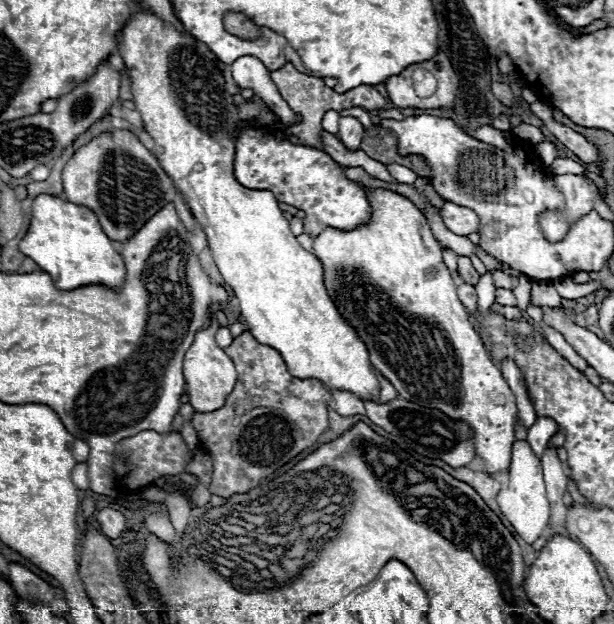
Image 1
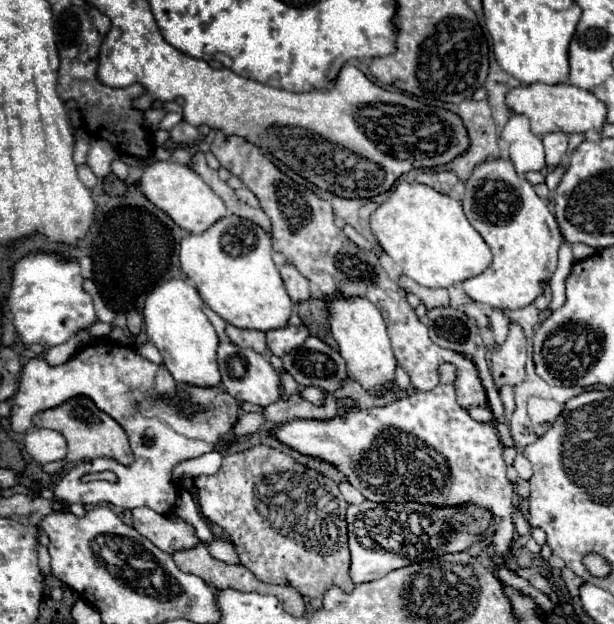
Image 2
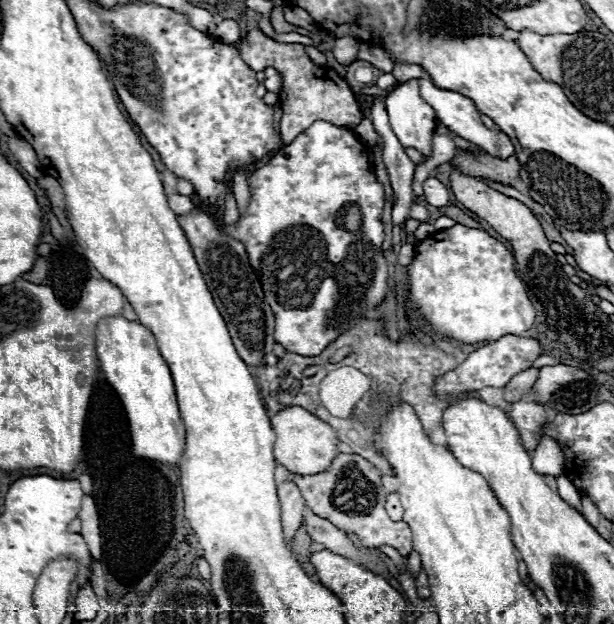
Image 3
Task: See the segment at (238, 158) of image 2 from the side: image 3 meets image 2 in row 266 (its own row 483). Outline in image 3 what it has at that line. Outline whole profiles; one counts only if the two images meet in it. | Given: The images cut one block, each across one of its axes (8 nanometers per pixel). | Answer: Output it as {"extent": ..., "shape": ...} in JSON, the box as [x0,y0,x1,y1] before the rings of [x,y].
{"extent":[292,454,412,558],"shape":[[[338,454],[332,462],[332,468],[320,474],[312,476],[300,476],[296,474],[292,478],[304,500],[306,506],[322,516],[328,518],[334,526],[338,526],[344,532],[352,532],[360,538],[360,542],[368,548],[378,548],[378,546],[392,546],[396,548],[402,558],[406,558],[412,552],[412,532],[406,522],[394,522],[386,514],[386,488],[380,482],[380,472],[362,456],[356,454]]]}

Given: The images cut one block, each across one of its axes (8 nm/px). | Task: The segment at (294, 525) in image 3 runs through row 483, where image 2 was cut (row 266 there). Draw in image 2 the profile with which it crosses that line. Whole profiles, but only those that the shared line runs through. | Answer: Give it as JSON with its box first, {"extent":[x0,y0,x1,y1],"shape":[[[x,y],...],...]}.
{"extent":[280,264,310,302],"shape":[[[290,264],[282,266],[280,268],[280,274],[282,274],[282,280],[284,280],[284,286],[286,286],[288,296],[294,302],[310,300],[310,284],[308,284],[308,280],[294,266],[290,266]]]}

